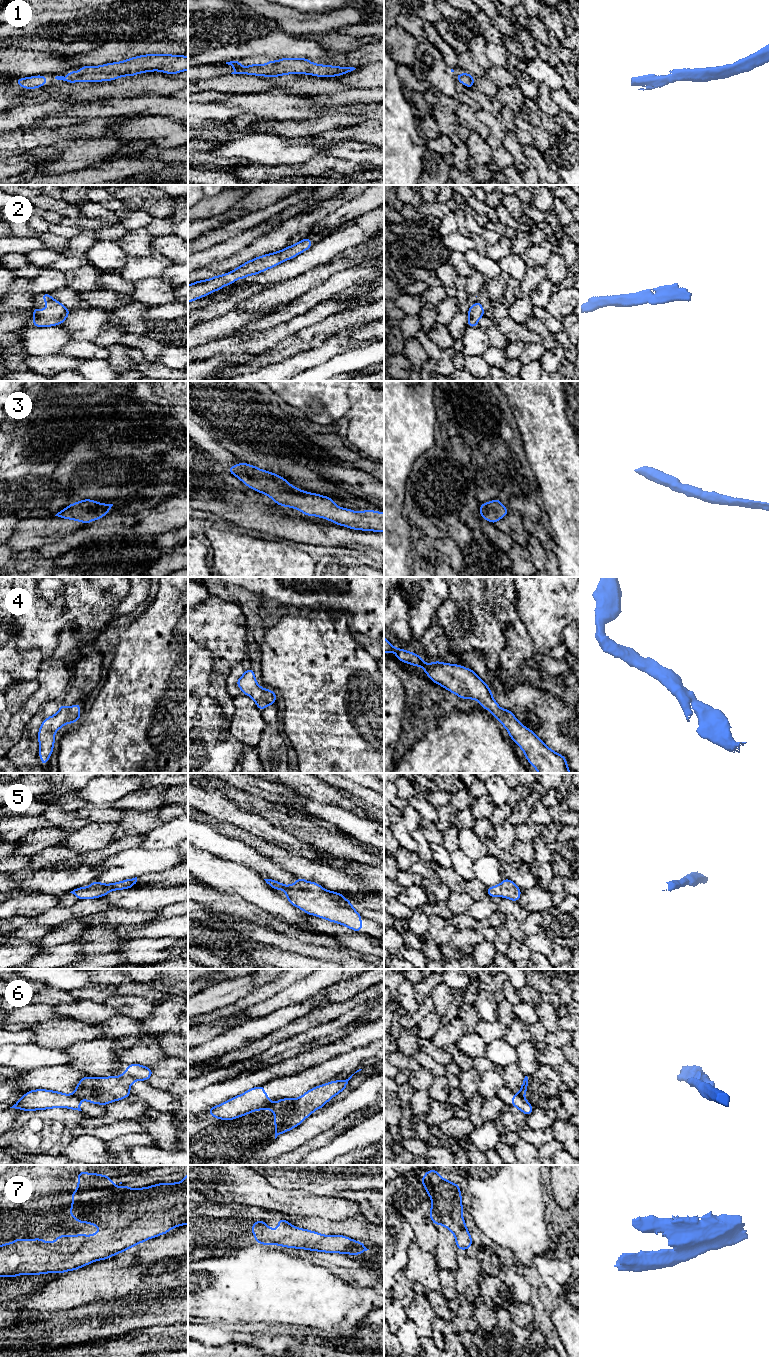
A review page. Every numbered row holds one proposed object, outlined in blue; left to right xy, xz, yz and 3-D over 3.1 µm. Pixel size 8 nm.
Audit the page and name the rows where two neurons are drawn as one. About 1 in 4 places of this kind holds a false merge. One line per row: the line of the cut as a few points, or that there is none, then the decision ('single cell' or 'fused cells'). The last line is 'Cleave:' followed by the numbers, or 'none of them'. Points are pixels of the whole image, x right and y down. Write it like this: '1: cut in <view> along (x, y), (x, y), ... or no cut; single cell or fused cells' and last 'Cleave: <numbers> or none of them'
1: no cut; single cell
2: no cut; single cell
3: no cut; single cell
4: no cut; single cell
5: no cut; single cell
6: cut in xz along (270, 1103), (260, 1109); fused cells
7: no cut; single cell
Cleave: 6

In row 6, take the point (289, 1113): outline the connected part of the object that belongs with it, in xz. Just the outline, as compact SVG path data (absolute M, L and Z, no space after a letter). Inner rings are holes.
M359 1069L355 1073L361 1070ZM354 1074L346 1080L331 1081L316 1086L297 1099L283 1098L261 1109L270 1109L275 1113L275 1139L278 1135L300 1125L315 1110L324 1107L331 1098L345 1090L348 1081Z

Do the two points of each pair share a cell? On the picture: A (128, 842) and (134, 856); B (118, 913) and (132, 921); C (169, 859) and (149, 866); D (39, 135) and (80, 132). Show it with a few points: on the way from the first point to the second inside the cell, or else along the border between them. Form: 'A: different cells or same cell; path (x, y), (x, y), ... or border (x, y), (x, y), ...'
A: different cells; border (139, 847), (120, 850), (109, 857)
B: same cell; path (121, 916), (129, 918)
C: same cell; path (164, 859), (154, 861)
D: same cell; path (49, 135), (70, 132)

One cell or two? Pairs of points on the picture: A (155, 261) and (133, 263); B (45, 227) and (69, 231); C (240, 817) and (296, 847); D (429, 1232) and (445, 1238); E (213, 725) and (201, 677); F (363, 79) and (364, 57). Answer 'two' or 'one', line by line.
A: one
B: one
C: one
D: two
E: one
F: two

